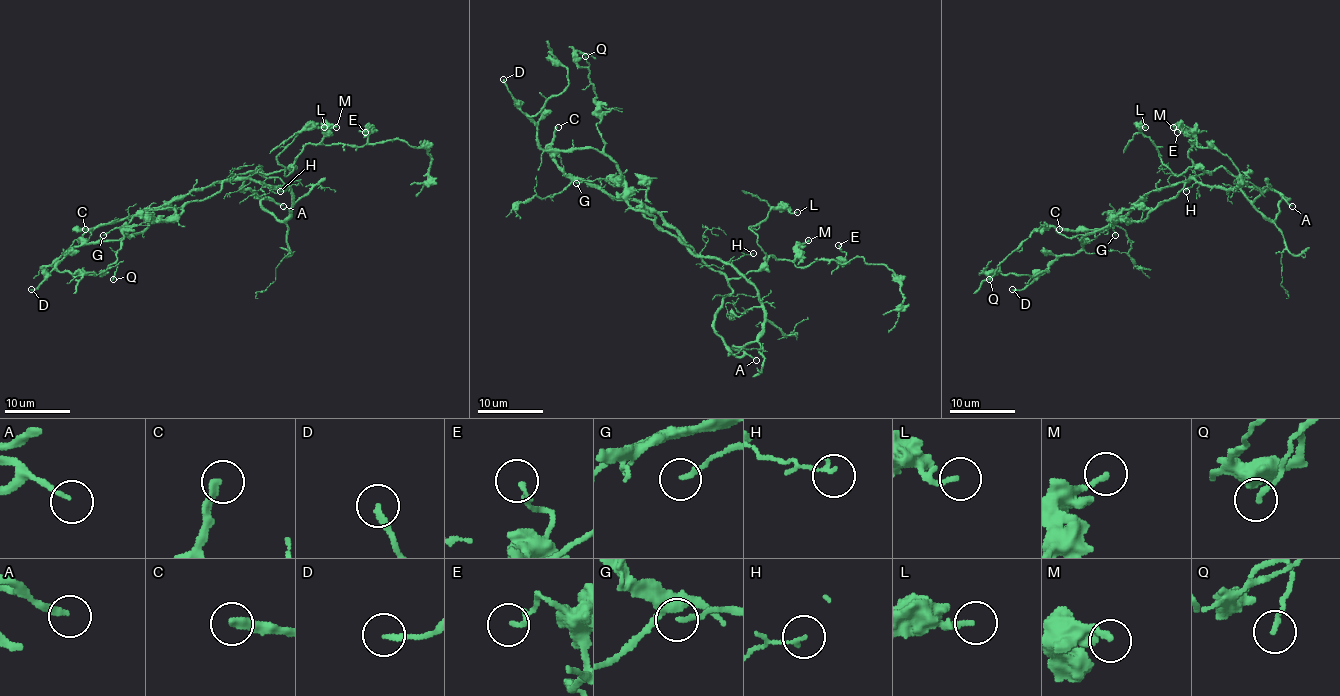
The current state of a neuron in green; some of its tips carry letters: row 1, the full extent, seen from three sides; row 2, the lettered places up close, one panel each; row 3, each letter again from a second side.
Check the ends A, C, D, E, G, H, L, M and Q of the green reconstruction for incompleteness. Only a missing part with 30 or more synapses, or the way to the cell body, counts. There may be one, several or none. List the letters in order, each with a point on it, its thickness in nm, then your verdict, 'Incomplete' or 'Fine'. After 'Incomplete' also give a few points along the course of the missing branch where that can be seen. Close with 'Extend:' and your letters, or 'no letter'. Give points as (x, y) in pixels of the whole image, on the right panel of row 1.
A: Place: (1292, 206). Thickness 180 nm. Fine
C: Place: (1059, 229). Thickness 280 nm. Fine
D: Place: (1012, 289). Thickness 200 nm. Fine
E: Place: (1177, 132). Thickness 200 nm. Fine
G: Place: (1115, 235). Thickness 170 nm. Fine
H: Place: (1186, 191). Thickness 140 nm. Fine
L: Place: (1145, 127). Thickness 160 nm. Fine
M: Place: (1173, 127). Thickness 220 nm. Fine
Q: Place: (989, 279). Thickness 180 nm. Fine
Extend: no letter

